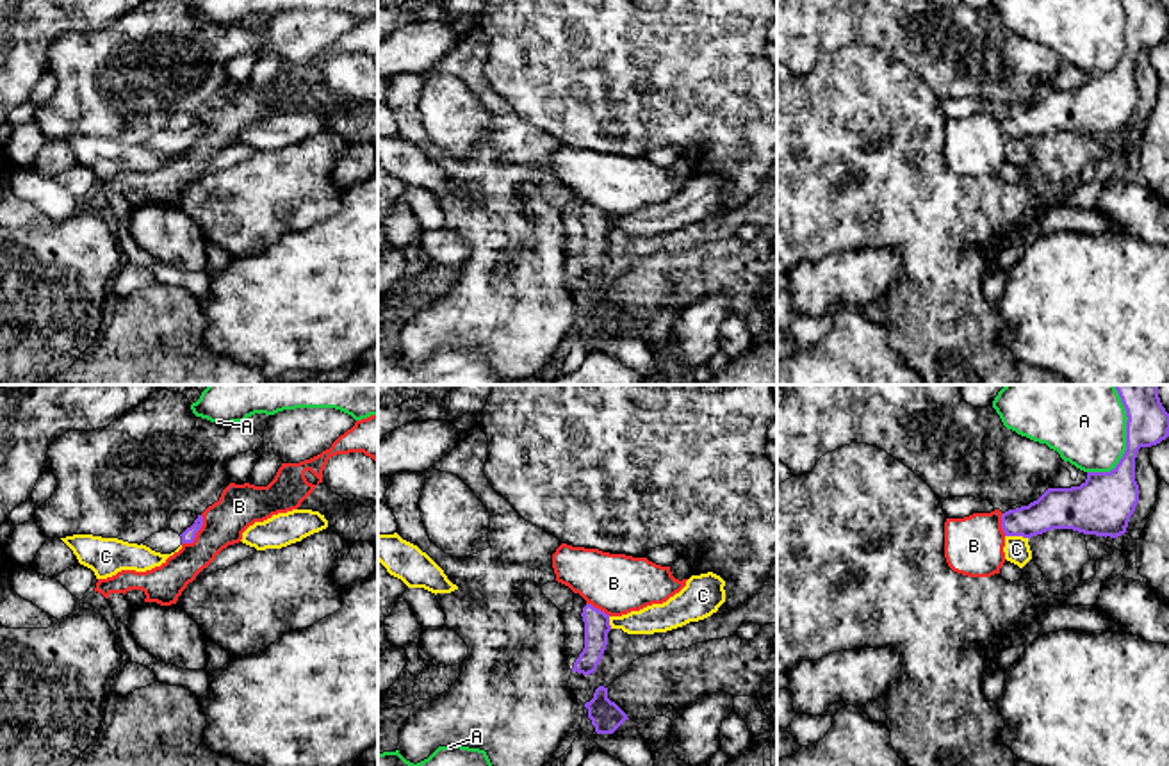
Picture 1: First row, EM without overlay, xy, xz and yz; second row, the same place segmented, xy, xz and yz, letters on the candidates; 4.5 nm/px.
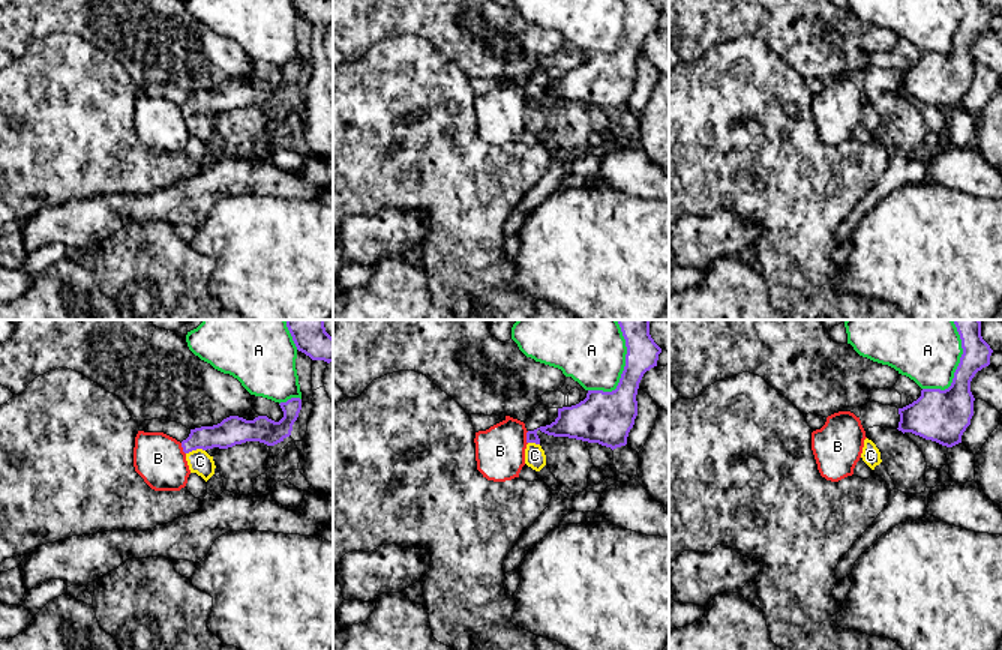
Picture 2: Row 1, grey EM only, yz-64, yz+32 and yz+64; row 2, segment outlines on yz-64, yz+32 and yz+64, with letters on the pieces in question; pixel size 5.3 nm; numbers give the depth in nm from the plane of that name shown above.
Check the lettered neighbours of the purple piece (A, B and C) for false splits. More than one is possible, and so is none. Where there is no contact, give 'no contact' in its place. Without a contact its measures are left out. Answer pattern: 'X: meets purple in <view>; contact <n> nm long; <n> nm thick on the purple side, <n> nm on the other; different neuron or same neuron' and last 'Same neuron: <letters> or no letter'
A: meets purple in yz; contact 360 nm long; 240 nm thick on the purple side, 320 nm on the other; different neuron
B: meets purple in xy; contact 160 nm long; 60 nm thick on the purple side, 200 nm on the other; different neuron
C: meets purple in yz; contact 110 nm long; 190 nm thick on the purple side, 120 nm on the other; different neuron
Same neuron: no letter

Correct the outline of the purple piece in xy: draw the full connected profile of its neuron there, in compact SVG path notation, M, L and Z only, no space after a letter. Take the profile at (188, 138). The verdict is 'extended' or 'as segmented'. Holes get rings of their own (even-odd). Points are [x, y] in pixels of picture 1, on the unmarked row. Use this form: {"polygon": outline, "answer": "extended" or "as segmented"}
{"polygon": "M198 116L194 125L191 128L187 128L182 135L178 135L178 134L166 128L162 132L151 135L150 139L146 139L143 143L143 146L146 146L151 151L160 153L160 155L171 155L182 144L192 144L194 139L196 139L196 134L201 130L201 126L203 126L203 118Z", "answer": "extended"}

